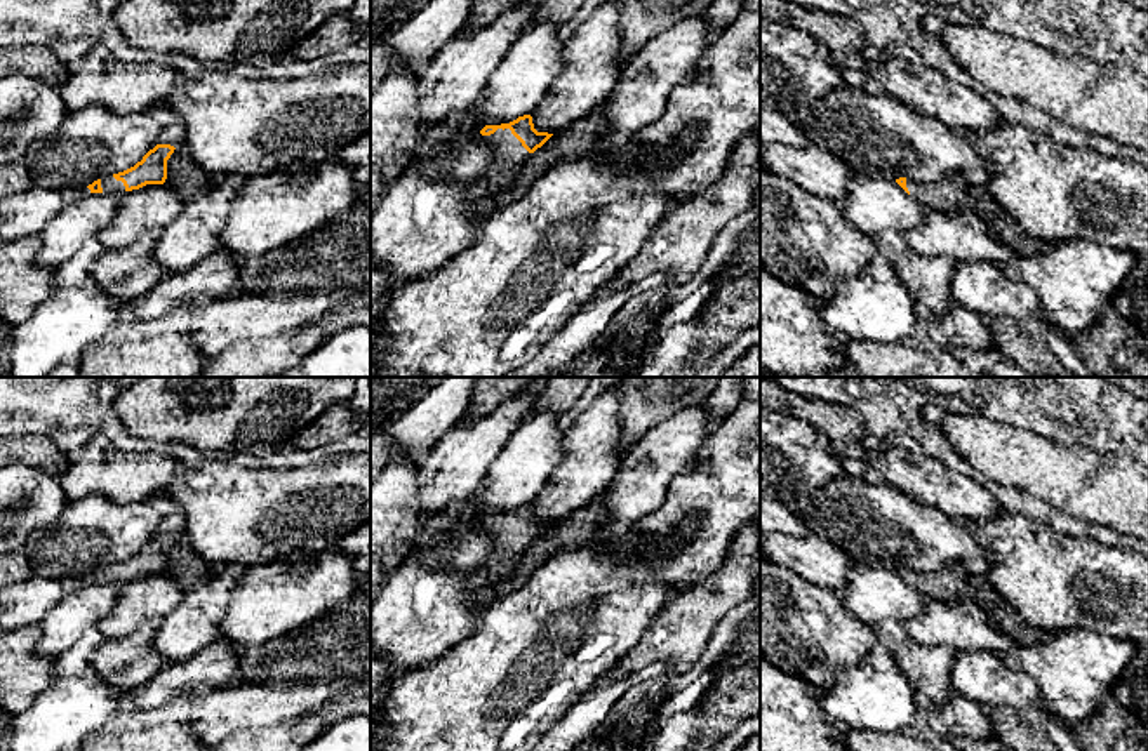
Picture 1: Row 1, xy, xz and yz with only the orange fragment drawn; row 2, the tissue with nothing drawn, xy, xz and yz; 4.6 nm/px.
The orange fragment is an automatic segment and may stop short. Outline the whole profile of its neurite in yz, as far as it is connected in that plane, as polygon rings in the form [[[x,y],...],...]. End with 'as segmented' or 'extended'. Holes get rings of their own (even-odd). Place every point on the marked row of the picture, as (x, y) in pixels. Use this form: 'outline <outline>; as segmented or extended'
outline [[[948,176],[934,184],[922,184],[906,177],[899,177],[896,183],[927,209],[960,212],[972,207],[967,184],[960,176]]]; extended

